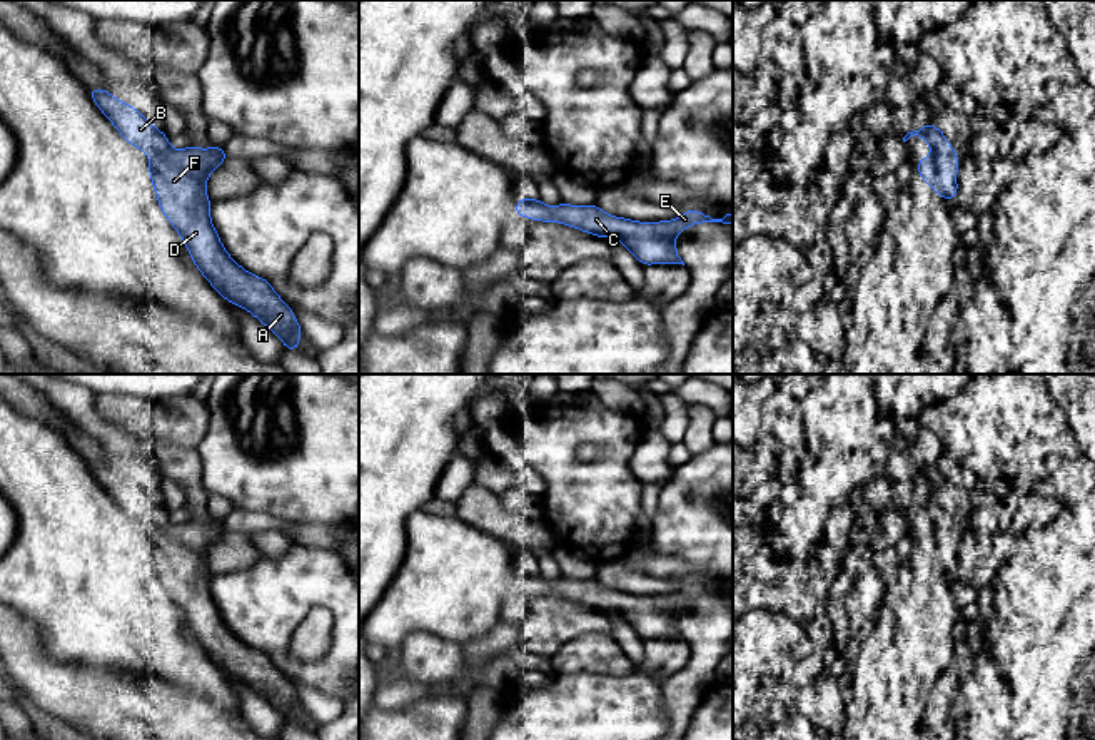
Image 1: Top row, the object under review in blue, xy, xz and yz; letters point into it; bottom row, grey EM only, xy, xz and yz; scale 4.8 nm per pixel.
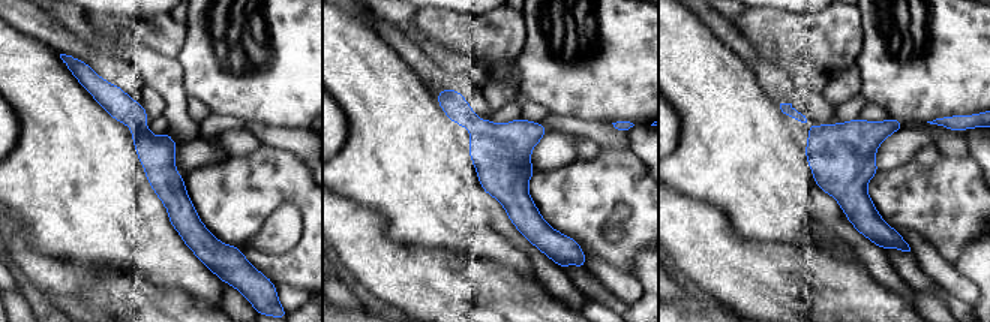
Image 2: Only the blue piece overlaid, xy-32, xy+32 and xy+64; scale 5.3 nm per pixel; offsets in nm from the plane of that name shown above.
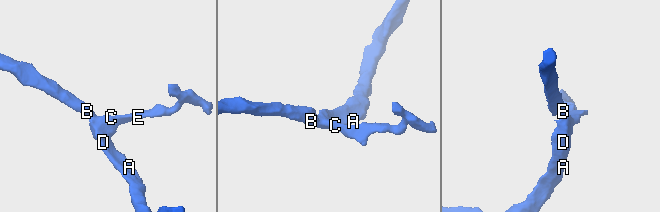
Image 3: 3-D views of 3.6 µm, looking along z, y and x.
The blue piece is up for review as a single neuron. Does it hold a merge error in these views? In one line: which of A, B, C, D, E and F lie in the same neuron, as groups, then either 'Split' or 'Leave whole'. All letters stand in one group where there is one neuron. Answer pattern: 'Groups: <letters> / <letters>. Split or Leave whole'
Groups: A B C D E F. Leave whole

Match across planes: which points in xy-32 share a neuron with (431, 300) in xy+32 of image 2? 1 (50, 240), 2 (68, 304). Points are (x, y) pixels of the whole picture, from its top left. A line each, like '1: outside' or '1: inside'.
1: outside
2: outside

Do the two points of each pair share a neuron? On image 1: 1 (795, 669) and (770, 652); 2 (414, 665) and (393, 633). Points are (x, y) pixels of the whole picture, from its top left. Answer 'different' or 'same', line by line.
1: different
2: different

